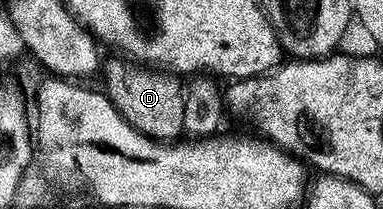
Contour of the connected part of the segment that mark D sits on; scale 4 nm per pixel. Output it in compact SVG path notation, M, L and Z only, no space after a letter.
M119 58L102 65L103 90L111 103L127 122L139 133L157 142L176 141L183 133L185 90L176 75L163 70L135 70L126 72L124 61Z

